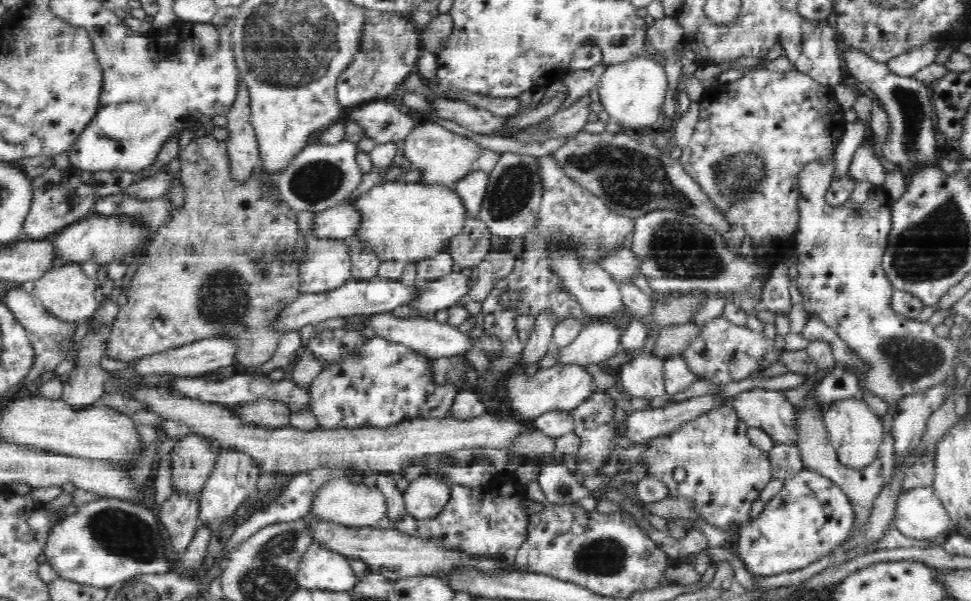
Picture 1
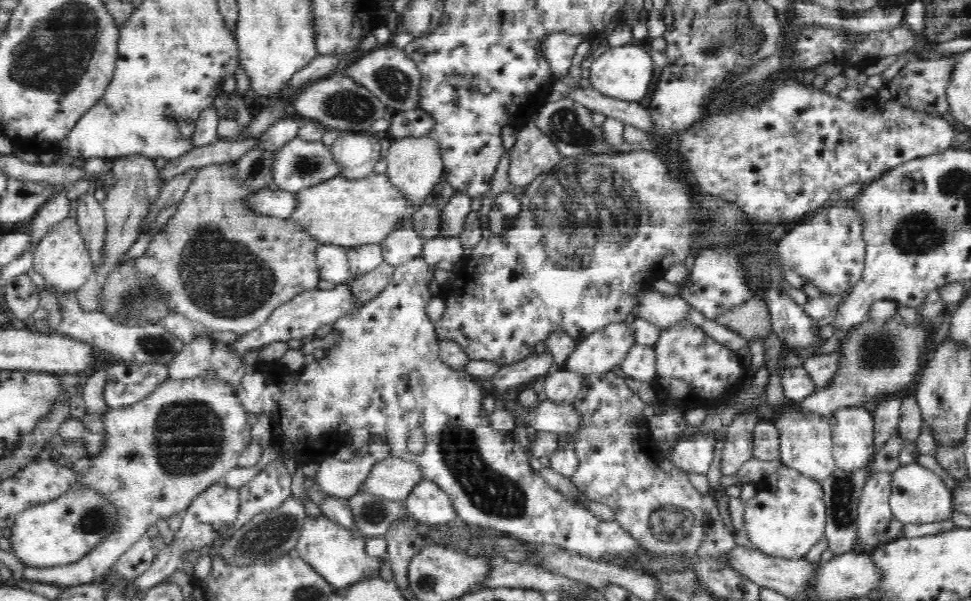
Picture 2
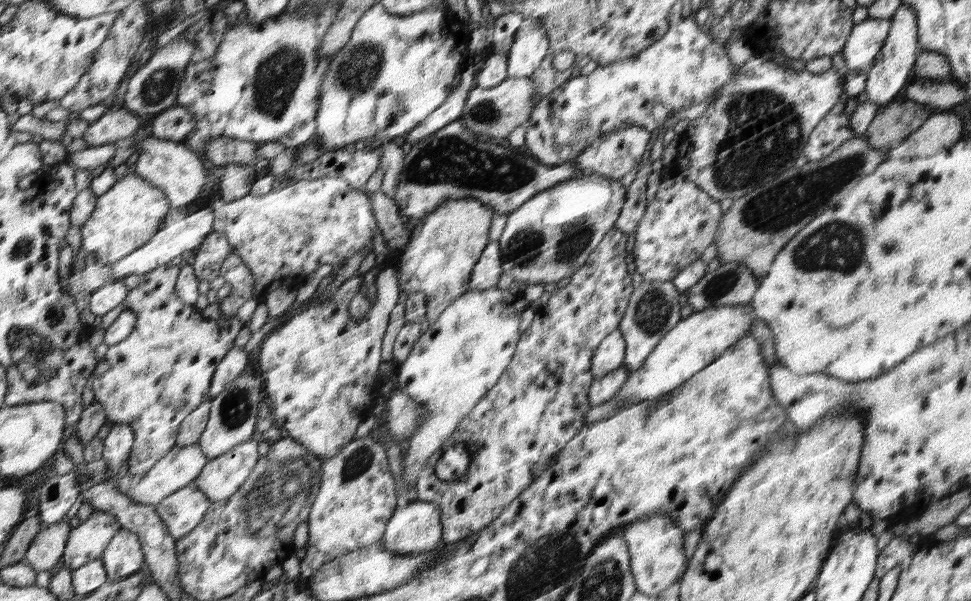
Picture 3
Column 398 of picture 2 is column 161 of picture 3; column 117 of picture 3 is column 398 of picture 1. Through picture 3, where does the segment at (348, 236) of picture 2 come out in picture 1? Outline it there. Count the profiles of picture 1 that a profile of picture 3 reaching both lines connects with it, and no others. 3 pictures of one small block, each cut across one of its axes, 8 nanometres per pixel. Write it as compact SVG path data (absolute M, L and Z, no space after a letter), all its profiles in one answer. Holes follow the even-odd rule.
M434 184L375 186L353 204L363 213L363 228L356 241L367 244L381 262L398 262L404 266L418 265L424 260L433 260L440 254L449 253L450 244L461 236L470 217L465 201L454 188Z

